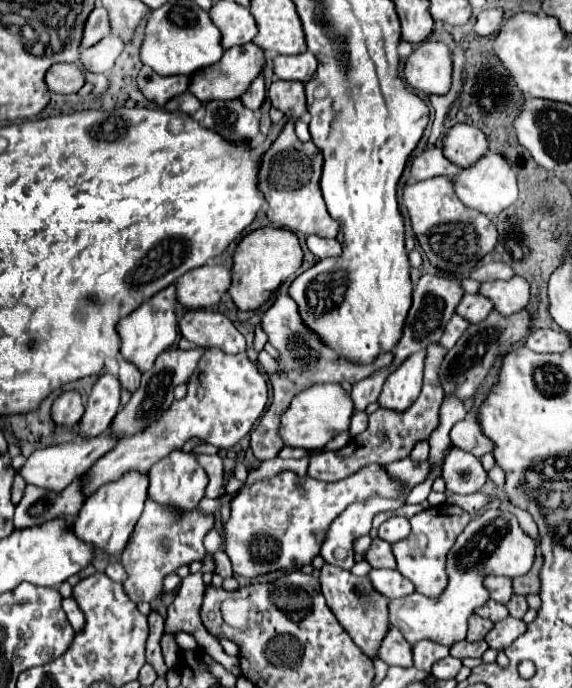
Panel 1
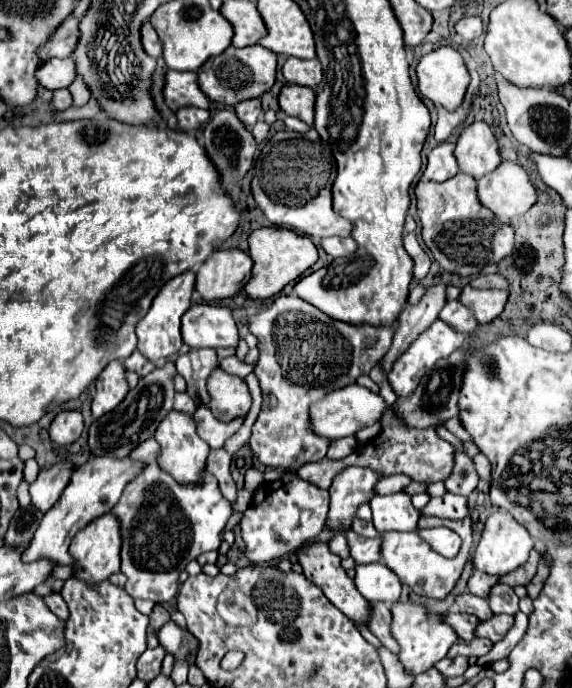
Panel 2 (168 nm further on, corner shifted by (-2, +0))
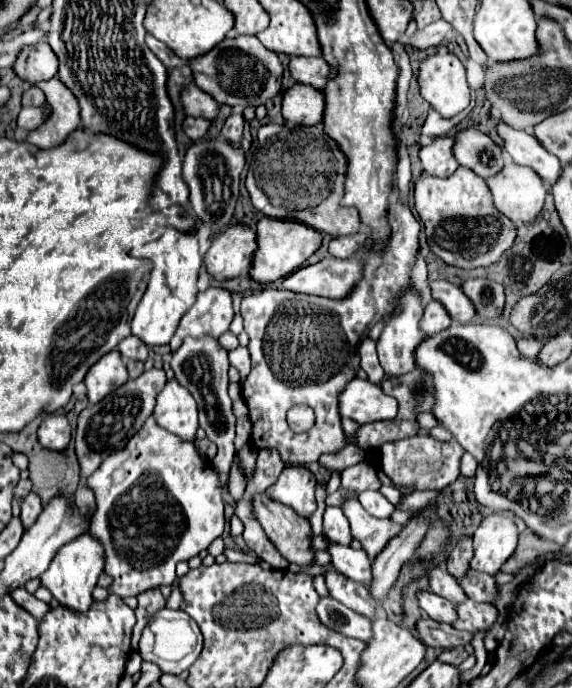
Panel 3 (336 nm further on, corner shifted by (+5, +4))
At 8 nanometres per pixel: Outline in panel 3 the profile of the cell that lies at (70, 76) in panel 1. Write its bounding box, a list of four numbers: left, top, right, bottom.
[13,43,57,83]

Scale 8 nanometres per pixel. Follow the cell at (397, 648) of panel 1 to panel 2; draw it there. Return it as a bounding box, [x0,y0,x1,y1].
[368,601,398,653]

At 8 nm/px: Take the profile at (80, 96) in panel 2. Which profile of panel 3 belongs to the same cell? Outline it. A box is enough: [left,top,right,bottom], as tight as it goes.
[27,77,79,149]

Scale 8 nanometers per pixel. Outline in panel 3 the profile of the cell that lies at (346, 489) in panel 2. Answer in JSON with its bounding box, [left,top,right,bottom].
[241,191,419,465]

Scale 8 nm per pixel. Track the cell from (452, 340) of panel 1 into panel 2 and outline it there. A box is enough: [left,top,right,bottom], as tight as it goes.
[388,319,464,397]

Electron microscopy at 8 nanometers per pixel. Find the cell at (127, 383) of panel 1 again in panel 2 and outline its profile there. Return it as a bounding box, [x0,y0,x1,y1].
[124,351,156,377]

